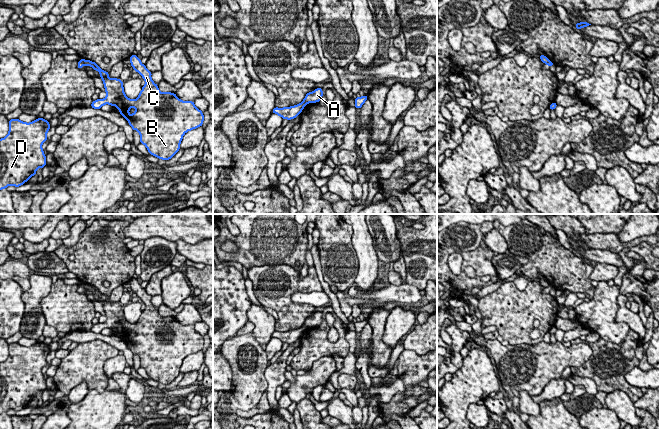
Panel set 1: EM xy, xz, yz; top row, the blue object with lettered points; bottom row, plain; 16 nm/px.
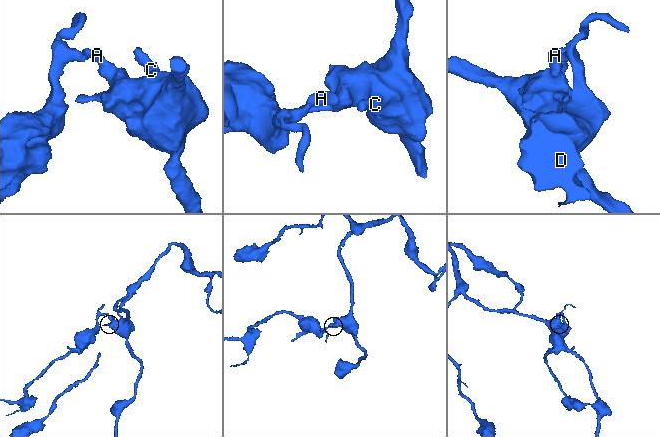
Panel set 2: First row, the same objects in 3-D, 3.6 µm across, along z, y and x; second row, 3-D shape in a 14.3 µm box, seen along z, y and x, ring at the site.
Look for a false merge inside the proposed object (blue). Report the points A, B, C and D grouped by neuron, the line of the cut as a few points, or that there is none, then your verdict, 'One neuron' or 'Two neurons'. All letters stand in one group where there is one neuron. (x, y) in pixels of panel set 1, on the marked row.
Groups: A B C / D. Split along xz (304, 99), (307, 102). Two neurons

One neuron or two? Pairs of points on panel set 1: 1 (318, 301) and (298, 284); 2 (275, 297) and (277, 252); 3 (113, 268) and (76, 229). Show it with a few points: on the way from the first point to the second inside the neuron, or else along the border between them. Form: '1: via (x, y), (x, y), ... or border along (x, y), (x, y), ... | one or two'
1: border along (322, 290), (294, 292), (290, 299) | two
2: border along (253, 266), (288, 264), (299, 271) | two
3: border along (86, 227), (72, 246), (63, 244) | two

